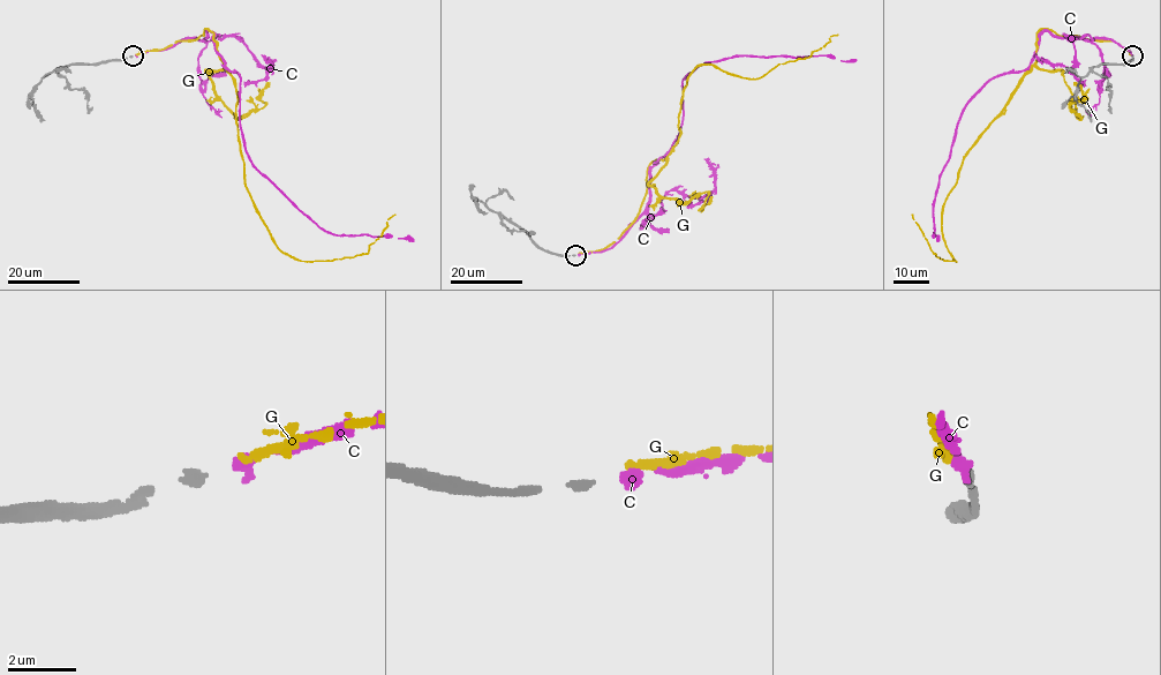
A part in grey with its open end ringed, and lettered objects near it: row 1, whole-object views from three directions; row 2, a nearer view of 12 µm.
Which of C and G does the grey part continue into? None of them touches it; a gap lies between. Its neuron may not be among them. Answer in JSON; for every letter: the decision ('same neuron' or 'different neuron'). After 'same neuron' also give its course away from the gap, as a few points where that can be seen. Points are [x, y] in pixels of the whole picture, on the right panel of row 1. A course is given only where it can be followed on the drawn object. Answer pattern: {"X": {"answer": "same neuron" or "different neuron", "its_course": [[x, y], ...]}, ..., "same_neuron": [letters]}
{"C": {"answer": "same neuron", "its_course": [[1131, 55], [1112, 39], [1042, 31], [1026, 68], [993, 77], [964, 110], [941, 173], [933, 210], [937, 241]]}, "G": {"answer": "different neuron"}, "same_neuron": ["C"]}

